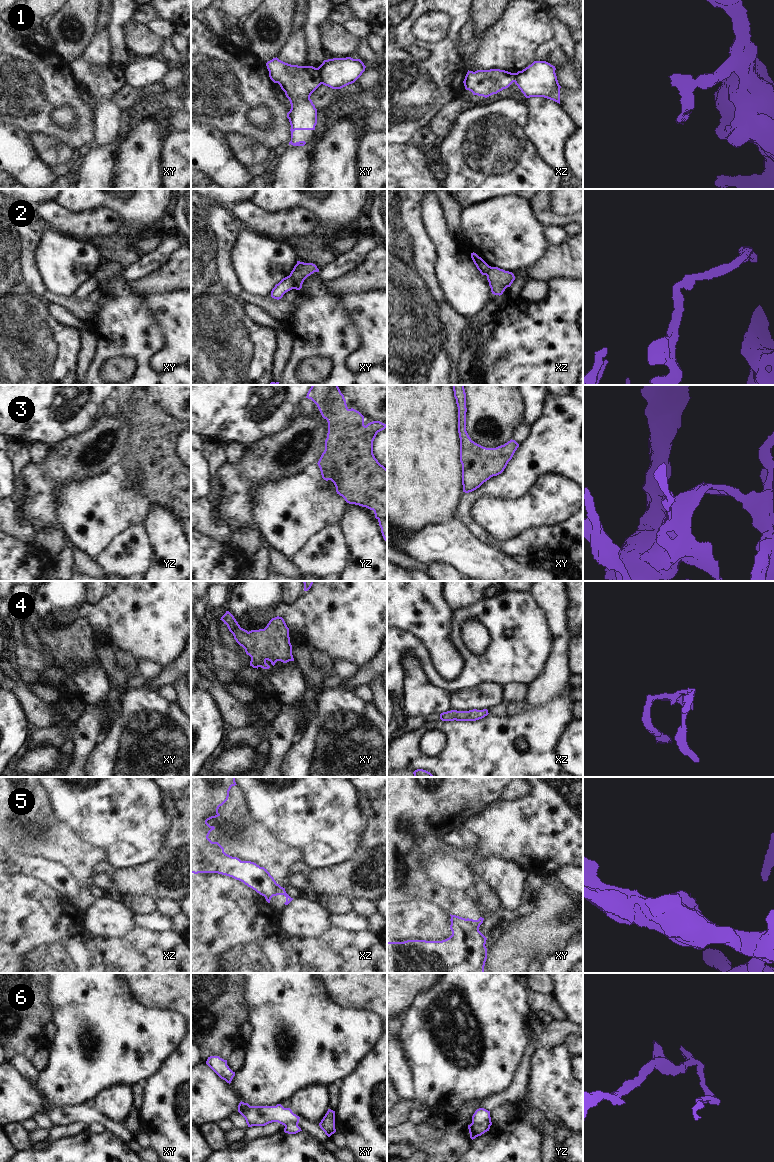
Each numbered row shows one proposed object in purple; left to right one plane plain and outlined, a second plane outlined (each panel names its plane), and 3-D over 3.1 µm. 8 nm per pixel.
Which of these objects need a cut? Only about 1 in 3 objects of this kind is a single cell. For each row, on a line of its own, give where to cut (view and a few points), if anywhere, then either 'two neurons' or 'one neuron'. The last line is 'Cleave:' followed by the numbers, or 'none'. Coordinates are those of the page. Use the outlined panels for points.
1: cut in xy along (318, 67), (321, 83); two neurons
2: cut in xy along (289, 275), (295, 288); two neurons
3: no cut; one neuron
4: no cut; one neuron
5: cut in xz along (276, 883), (277, 890), (271, 896), (265, 897); two neurons
6: cut in yz along (472, 1121), (475, 1123), (490, 1122); two neurons
Cleave: 1, 2, 5, 6

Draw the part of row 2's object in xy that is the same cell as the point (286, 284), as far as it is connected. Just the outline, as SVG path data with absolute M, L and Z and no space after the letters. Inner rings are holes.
M287 276L275 285L275 287L271 291L271 297L279 300L286 292L292 289L295 289L293 280L290 276Z

